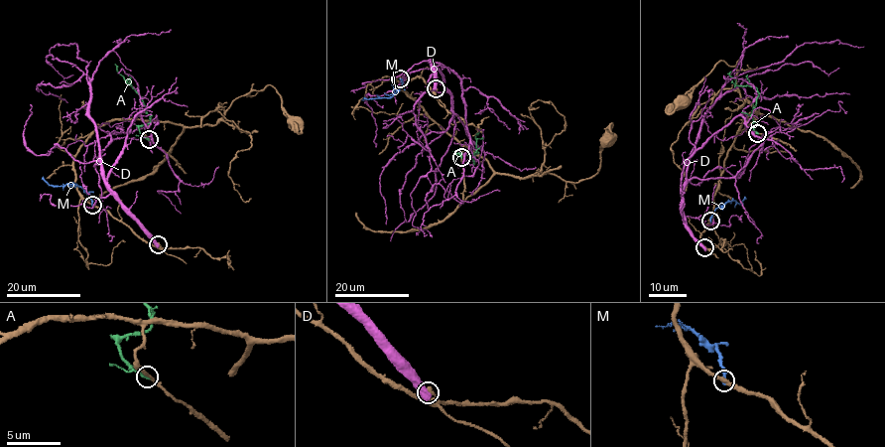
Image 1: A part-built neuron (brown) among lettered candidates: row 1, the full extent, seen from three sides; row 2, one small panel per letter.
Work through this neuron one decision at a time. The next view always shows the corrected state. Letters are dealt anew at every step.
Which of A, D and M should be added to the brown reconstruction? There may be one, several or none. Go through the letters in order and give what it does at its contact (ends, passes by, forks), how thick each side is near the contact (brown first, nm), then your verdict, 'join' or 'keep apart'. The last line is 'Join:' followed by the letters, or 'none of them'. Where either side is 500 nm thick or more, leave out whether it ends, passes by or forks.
A: it ends | 200/440 nm | keep apart
D: 320/700 nm | keep apart
M: it passes by | 280/200 nm | keep apart
Join: none of them

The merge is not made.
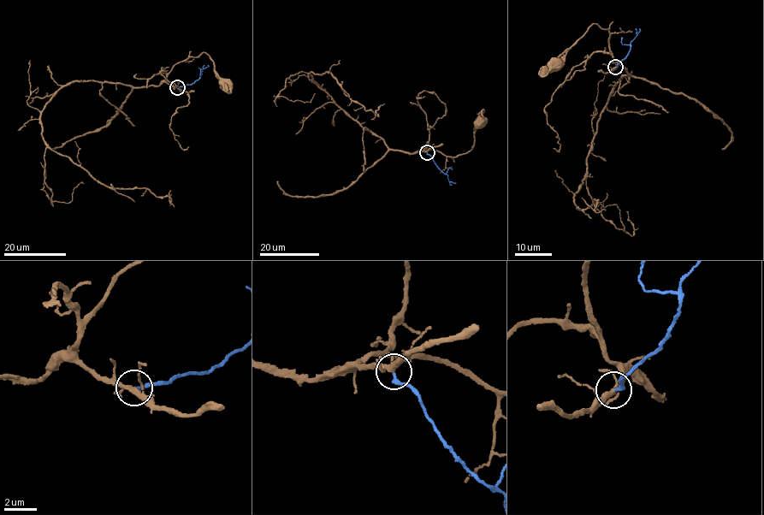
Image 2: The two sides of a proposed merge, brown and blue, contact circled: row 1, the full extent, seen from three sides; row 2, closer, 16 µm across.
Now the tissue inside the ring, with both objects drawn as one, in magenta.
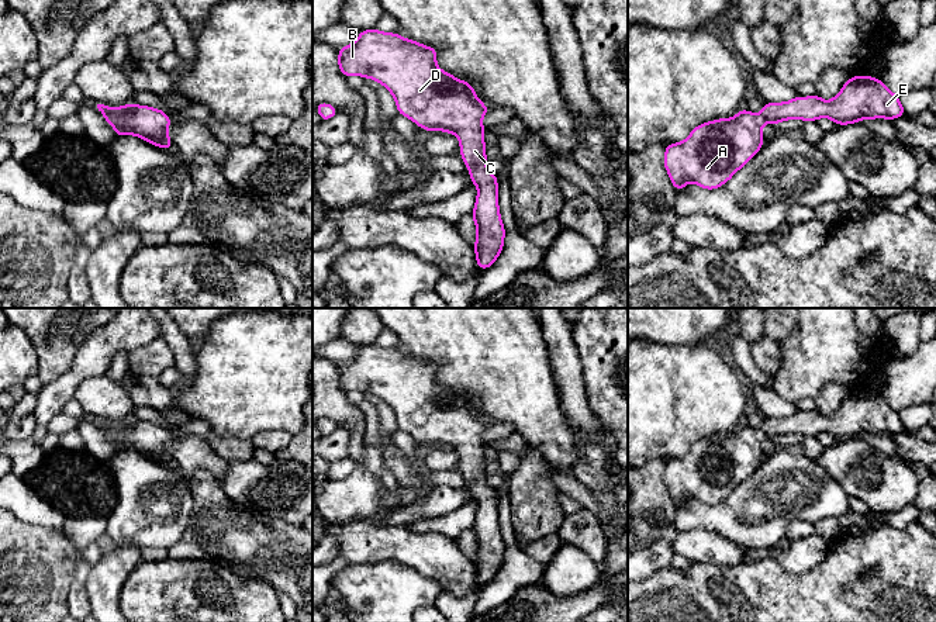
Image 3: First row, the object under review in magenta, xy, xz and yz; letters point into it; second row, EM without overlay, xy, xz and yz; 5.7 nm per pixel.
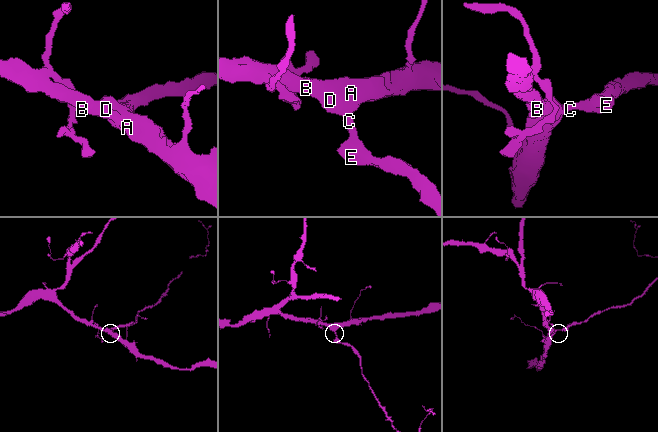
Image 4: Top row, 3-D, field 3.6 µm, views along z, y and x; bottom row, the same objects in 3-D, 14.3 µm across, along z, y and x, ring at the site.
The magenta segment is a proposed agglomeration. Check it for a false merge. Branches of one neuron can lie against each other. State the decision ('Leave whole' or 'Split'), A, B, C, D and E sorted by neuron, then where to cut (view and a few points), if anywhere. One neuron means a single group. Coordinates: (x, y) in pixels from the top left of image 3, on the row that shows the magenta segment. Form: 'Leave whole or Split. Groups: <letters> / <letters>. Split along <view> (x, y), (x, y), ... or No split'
Leave whole. Groups: A B C D E. No split

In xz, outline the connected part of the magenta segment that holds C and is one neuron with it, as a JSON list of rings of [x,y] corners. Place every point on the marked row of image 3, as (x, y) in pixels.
[[[363,30],[358,39],[339,48],[338,65],[348,77],[358,75],[383,84],[394,97],[398,114],[410,118],[425,131],[455,134],[460,144],[460,156],[470,172],[470,182],[477,186],[474,210],[470,214],[476,222],[477,266],[484,270],[494,265],[504,248],[505,228],[498,207],[497,174],[487,170],[484,132],[481,124],[488,108],[476,97],[474,87],[456,79],[436,66],[438,51],[419,42],[403,38],[398,32]]]

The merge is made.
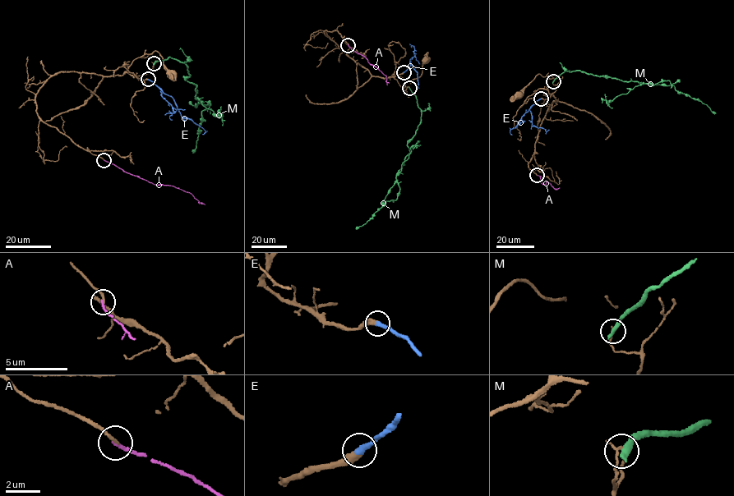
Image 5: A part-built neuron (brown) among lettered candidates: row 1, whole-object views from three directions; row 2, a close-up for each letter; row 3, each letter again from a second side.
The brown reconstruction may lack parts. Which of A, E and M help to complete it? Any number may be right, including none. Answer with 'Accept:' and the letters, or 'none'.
Accept: A, E

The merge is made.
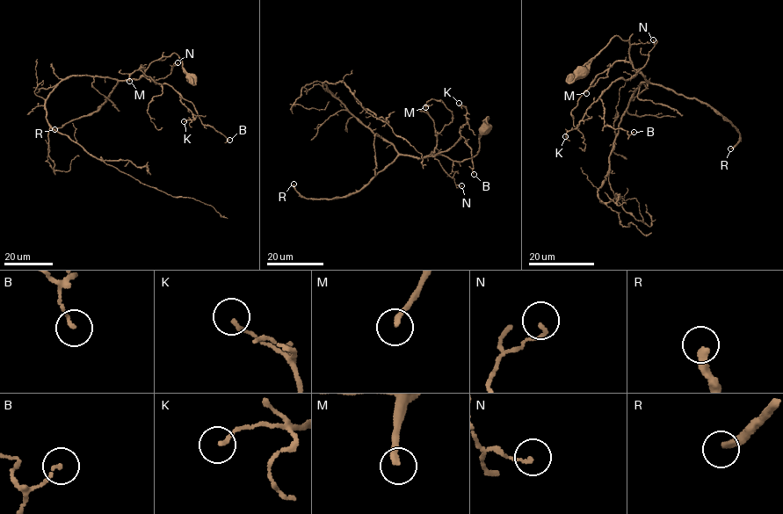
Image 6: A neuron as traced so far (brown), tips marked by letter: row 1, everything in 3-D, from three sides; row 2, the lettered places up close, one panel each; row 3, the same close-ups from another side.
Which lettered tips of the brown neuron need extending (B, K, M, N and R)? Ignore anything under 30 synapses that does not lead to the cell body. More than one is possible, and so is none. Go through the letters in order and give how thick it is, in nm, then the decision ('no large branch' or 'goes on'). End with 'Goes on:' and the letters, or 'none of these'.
B: calibre 120 nm; no large branch
K: calibre 140 nm; no large branch
M: calibre 200 nm; goes on
N: calibre 130 nm; no large branch
R: calibre 300 nm; goes on
Goes on: M, R

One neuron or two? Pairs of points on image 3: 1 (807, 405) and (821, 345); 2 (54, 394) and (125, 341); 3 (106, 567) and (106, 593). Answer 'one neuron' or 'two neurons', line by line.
1: two neurons
2: one neuron
3: one neuron

